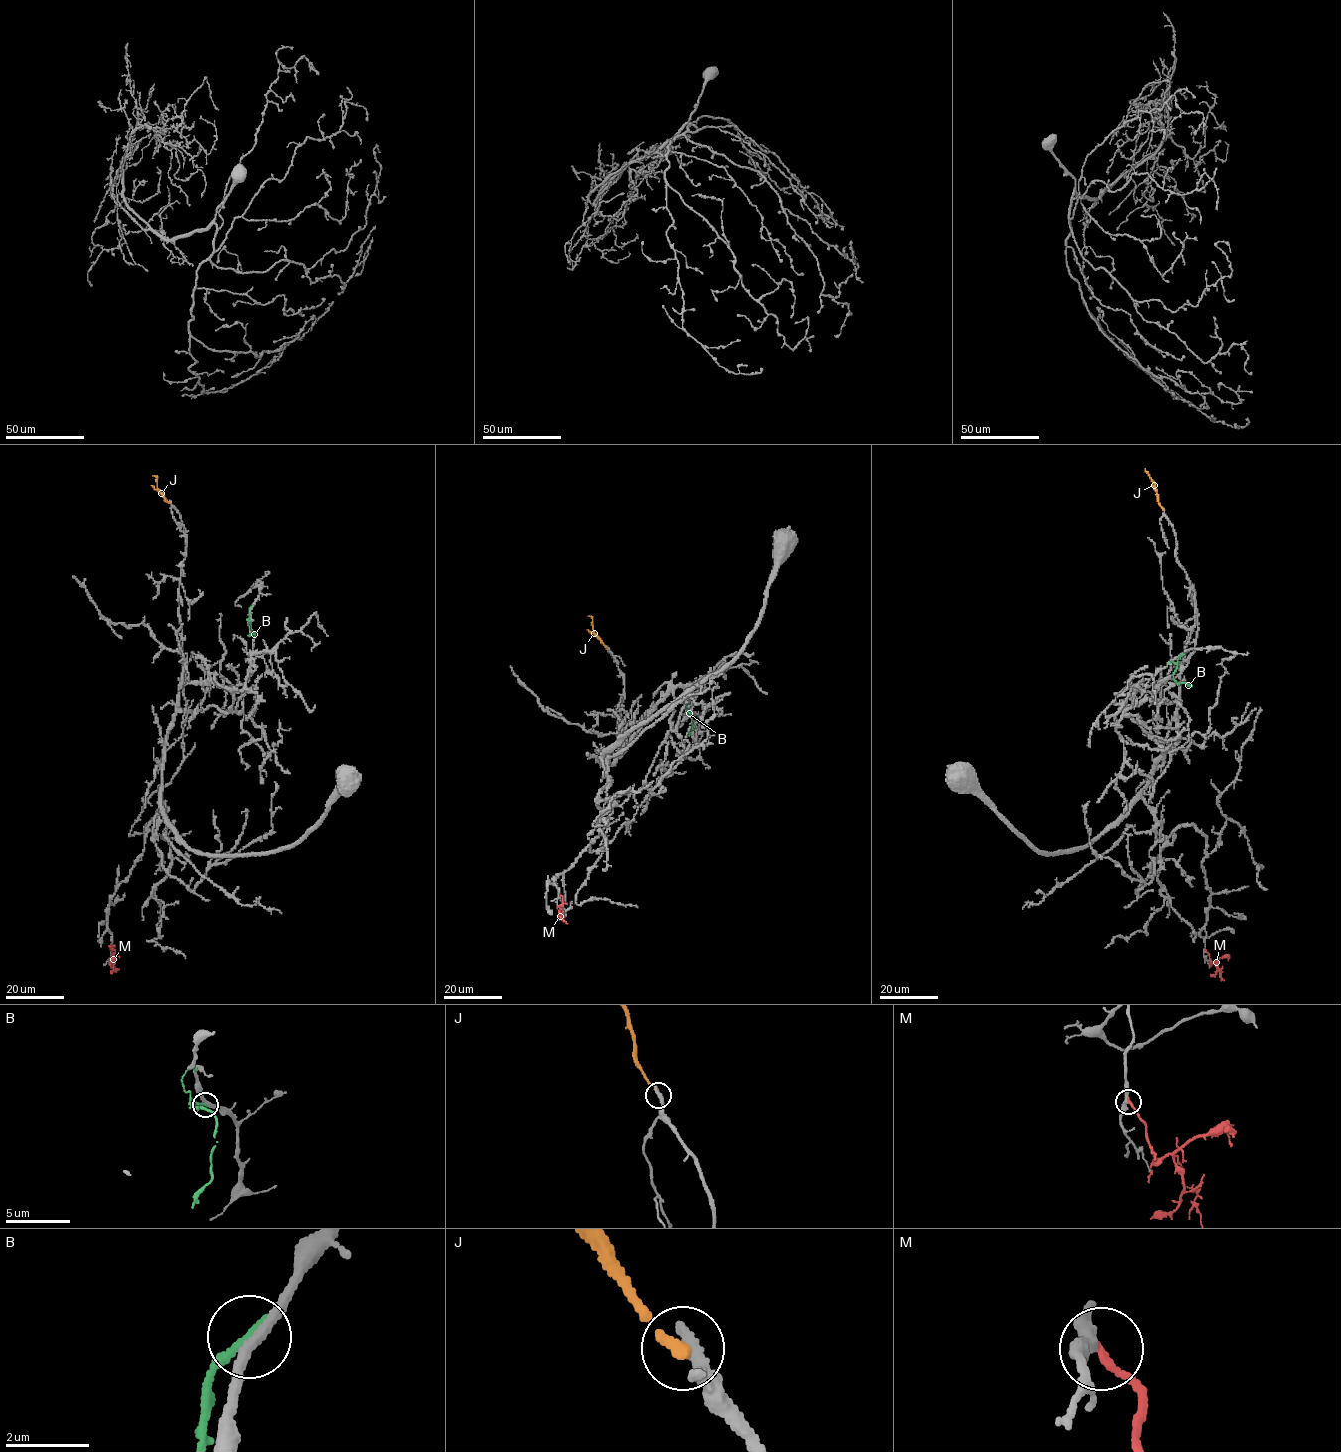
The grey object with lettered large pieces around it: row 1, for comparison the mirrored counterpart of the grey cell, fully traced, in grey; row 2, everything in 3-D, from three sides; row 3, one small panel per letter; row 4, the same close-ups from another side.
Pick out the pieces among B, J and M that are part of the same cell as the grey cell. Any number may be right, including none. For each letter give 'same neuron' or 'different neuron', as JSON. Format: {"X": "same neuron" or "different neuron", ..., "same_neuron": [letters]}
{"B": "different neuron", "J": "different neuron", "M": "different neuron", "same_neuron": []}

